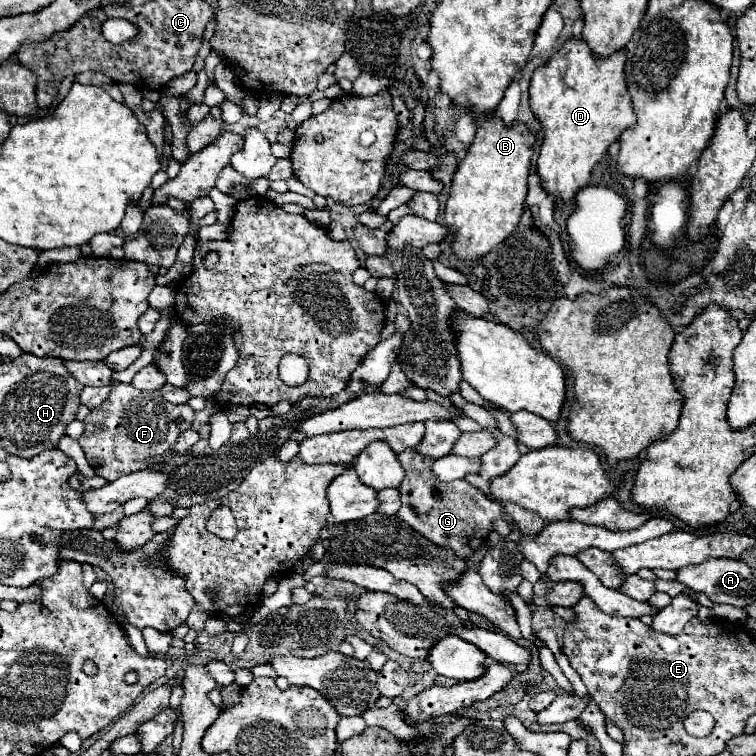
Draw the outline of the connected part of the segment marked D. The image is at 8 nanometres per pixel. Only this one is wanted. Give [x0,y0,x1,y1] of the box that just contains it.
[530,38,636,200]

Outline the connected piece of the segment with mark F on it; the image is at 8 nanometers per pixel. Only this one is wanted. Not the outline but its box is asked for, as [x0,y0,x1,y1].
[78,382,194,482]

